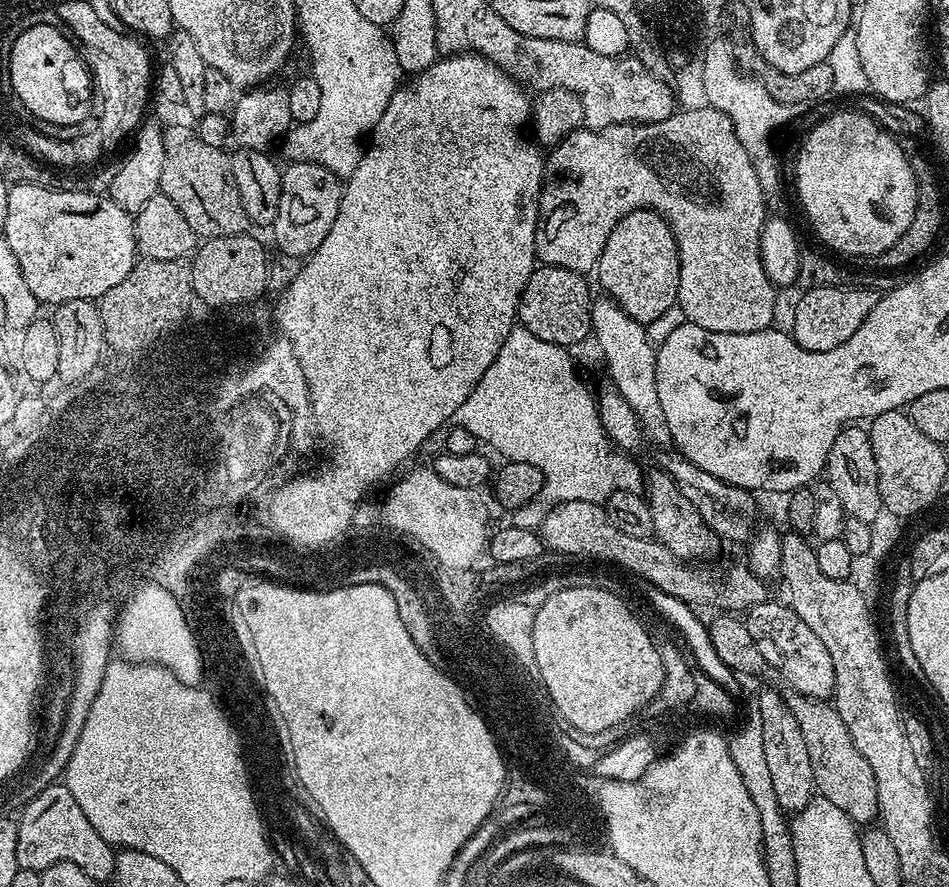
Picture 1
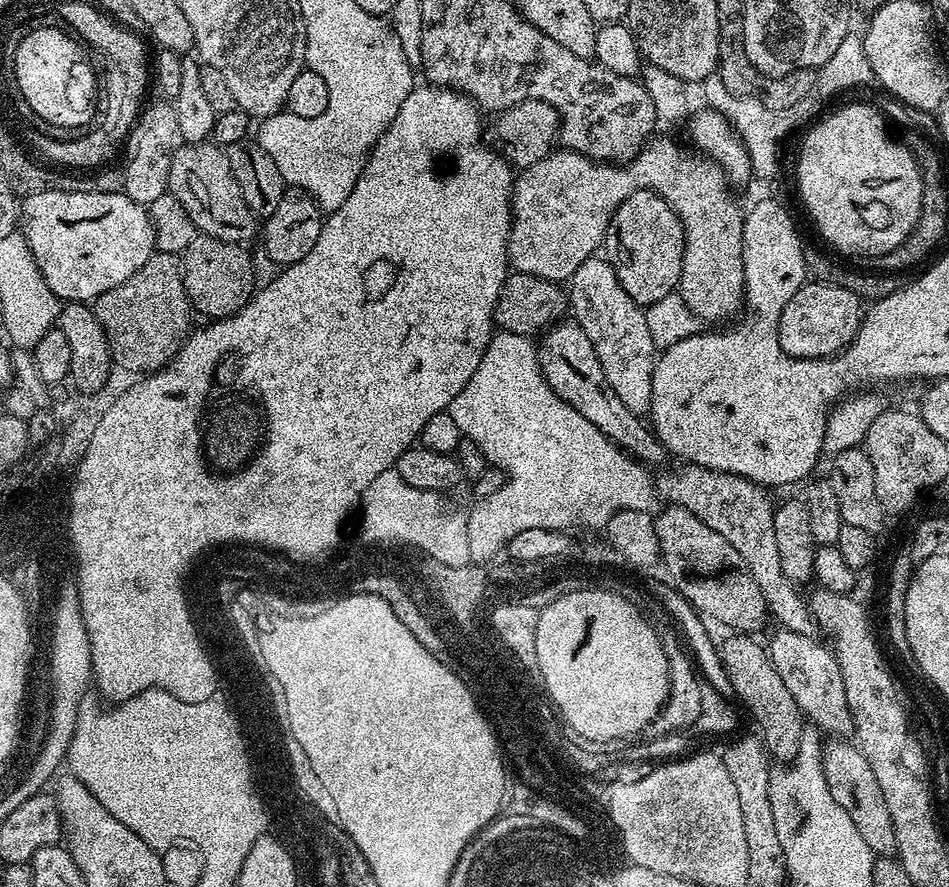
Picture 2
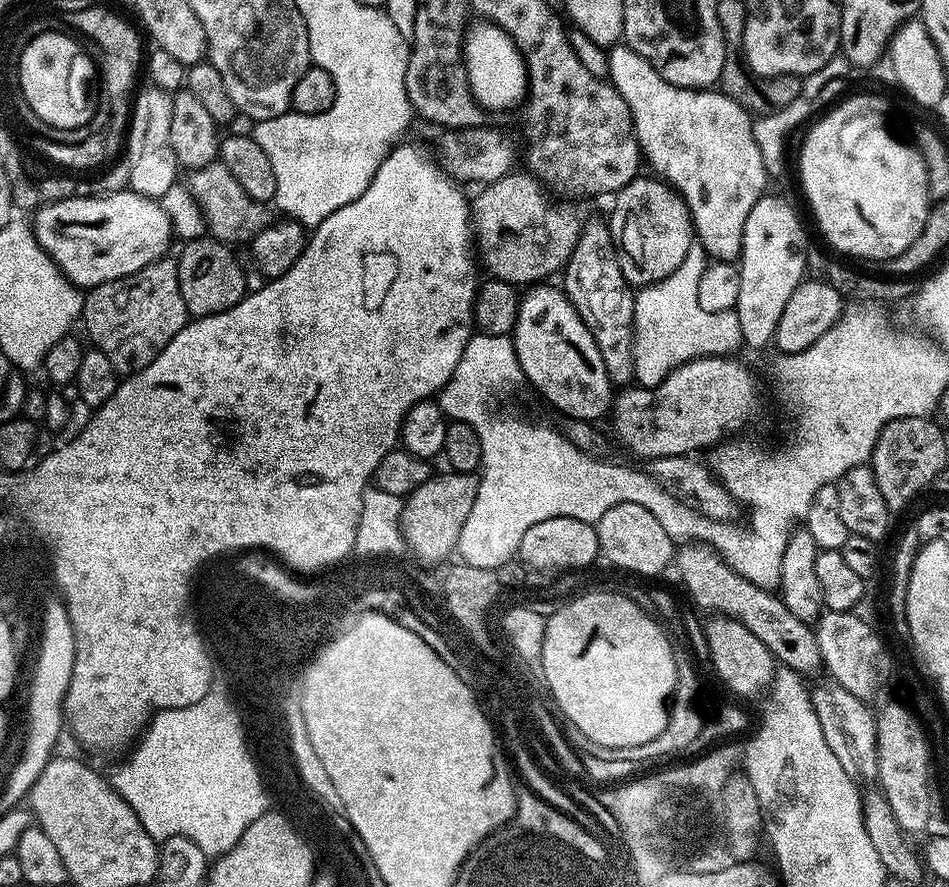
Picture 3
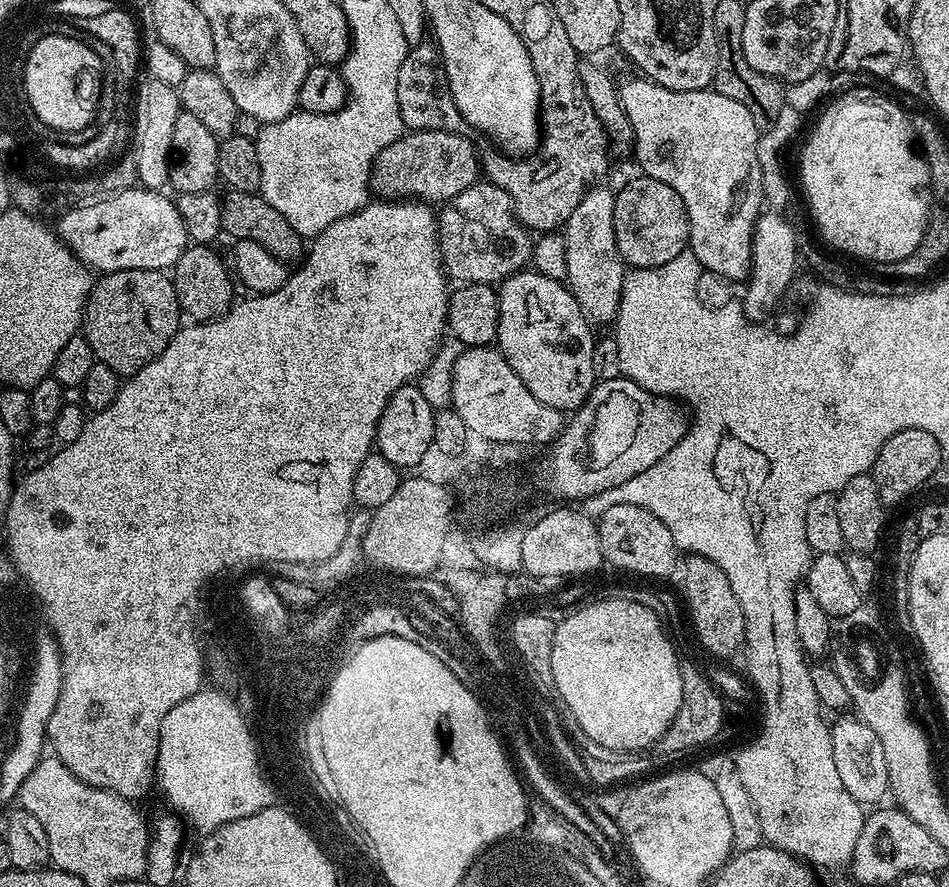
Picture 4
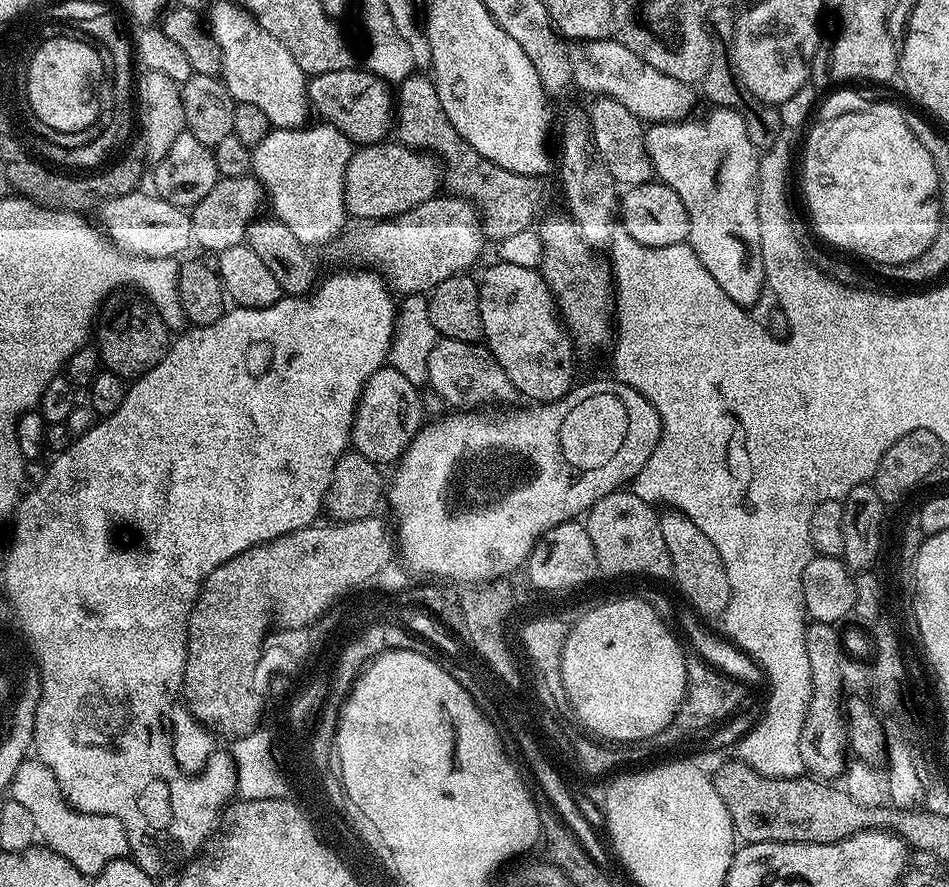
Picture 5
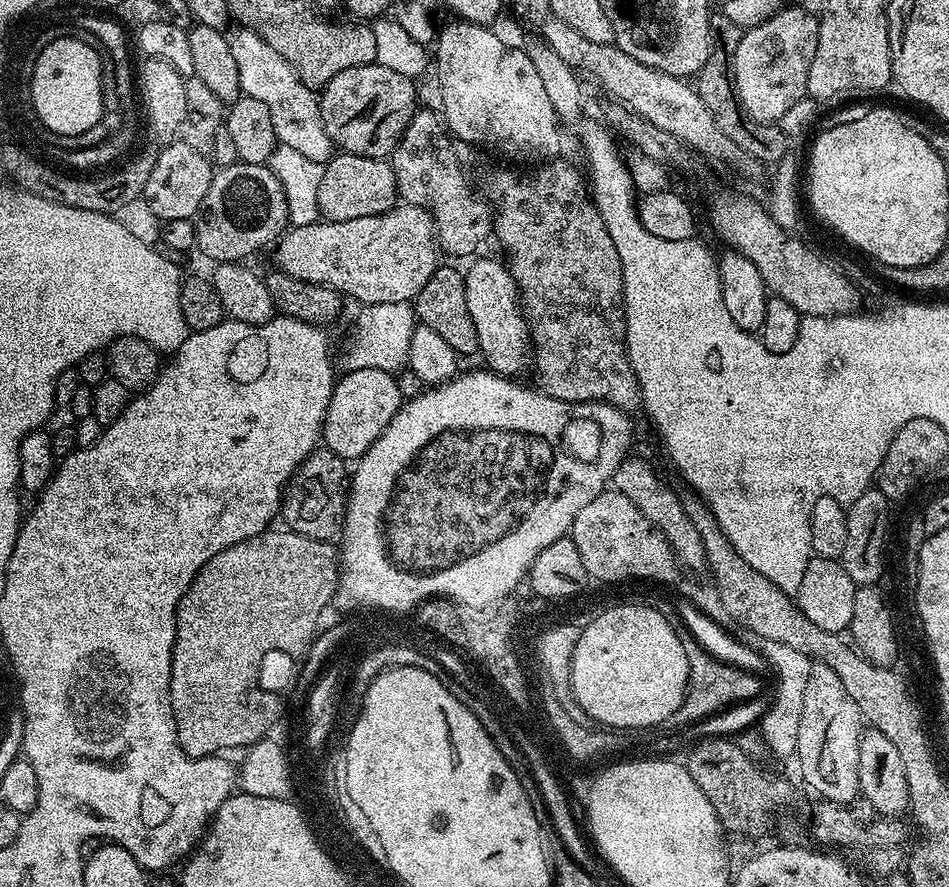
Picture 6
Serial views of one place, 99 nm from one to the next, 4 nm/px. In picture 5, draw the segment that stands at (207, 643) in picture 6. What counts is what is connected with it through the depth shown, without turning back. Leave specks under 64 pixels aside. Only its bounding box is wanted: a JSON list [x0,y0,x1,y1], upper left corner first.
[182,520,388,738]

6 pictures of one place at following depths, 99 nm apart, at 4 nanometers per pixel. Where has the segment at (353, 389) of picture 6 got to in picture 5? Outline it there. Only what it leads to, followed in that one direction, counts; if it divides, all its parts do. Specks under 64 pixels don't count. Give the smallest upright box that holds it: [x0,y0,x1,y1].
[350,366,425,466]

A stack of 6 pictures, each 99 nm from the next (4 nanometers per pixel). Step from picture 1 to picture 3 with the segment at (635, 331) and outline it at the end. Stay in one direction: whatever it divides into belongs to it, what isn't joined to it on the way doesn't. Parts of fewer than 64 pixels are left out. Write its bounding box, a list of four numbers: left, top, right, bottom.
[562,221,636,386]

